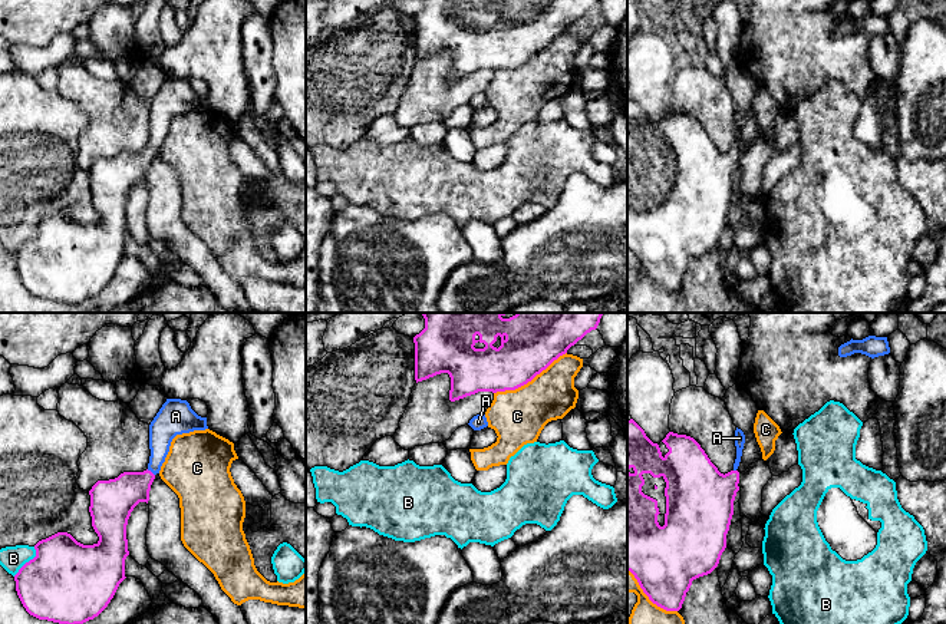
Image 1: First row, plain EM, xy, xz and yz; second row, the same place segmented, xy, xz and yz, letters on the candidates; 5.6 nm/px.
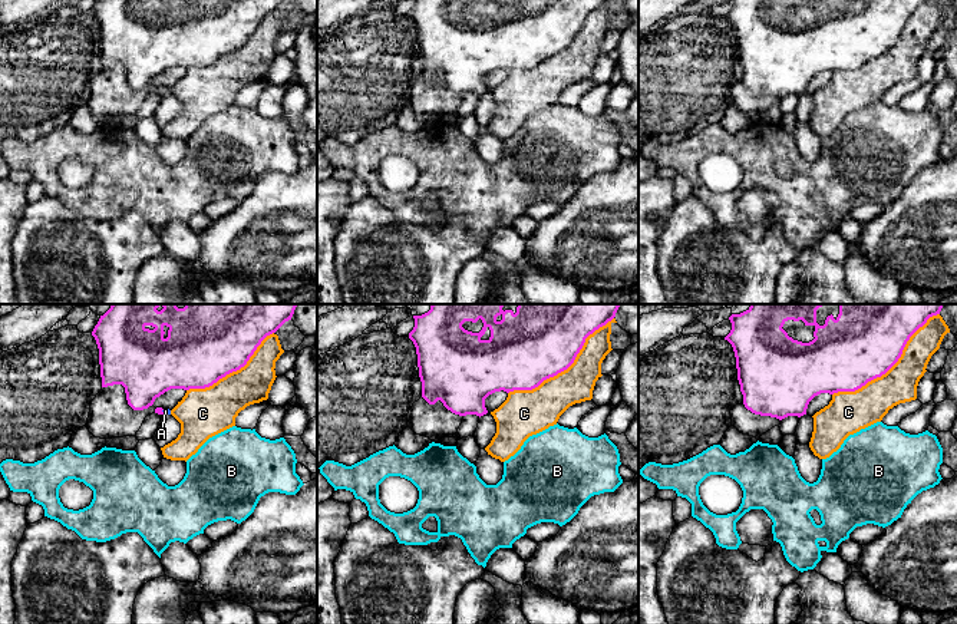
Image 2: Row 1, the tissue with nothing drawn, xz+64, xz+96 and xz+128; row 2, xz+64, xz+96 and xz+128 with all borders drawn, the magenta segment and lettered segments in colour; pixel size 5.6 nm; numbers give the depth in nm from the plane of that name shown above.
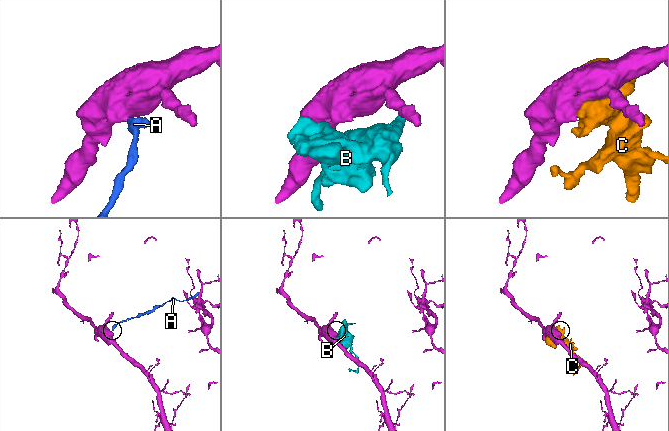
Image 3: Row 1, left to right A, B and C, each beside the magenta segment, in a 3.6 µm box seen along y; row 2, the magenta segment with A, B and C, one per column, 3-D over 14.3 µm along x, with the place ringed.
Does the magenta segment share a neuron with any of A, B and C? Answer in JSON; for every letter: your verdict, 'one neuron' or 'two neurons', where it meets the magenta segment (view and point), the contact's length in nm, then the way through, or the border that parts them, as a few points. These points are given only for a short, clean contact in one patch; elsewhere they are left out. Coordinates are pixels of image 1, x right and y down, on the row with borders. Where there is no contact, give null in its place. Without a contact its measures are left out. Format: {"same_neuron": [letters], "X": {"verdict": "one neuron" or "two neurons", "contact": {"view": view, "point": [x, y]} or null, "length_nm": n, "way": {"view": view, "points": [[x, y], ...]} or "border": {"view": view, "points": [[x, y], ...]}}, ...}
{"same_neuron": ["A"], "A": {"verdict": "one neuron", "contact": {"view": "xy", "point": [151, 472]}, "length_nm": 60, "way": {"view": "xy", "points": [[115, 498], [135, 487], [151, 472], [158, 455], [162, 429]]}}, "B": {"verdict": "two neurons", "contact": {"view": "xy", "point": [29, 561]}, "length_nm": 200}, "C": {"verdict": "two neurons", "contact": {"view": "xz", "point": [530, 380]}, "length_nm": 480}}

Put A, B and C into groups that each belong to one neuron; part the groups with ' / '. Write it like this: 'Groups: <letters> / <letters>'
Groups: A / B / C

